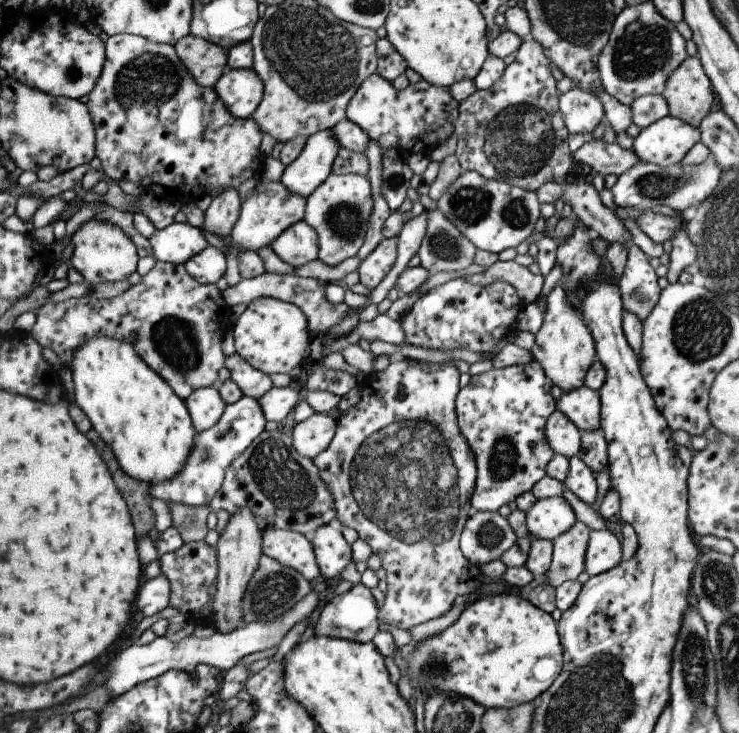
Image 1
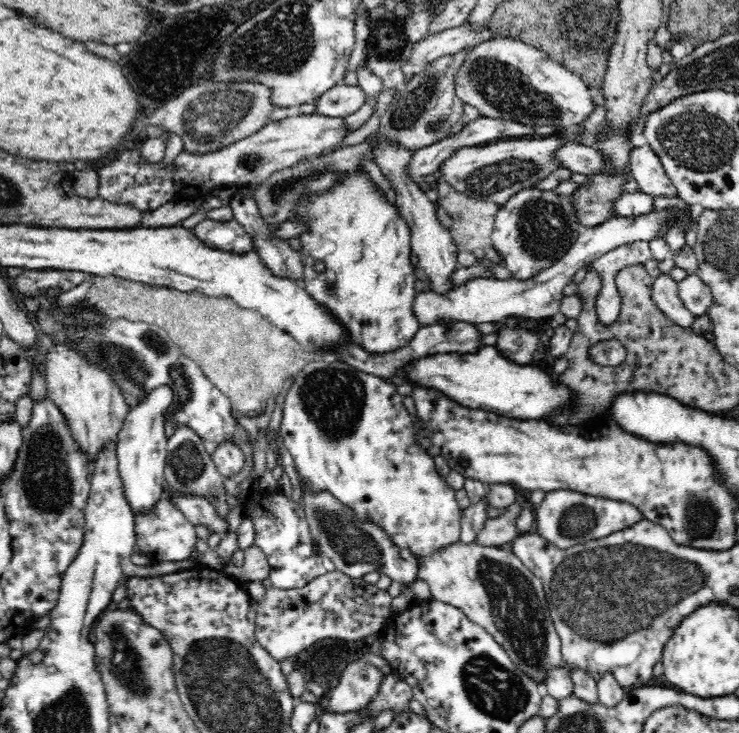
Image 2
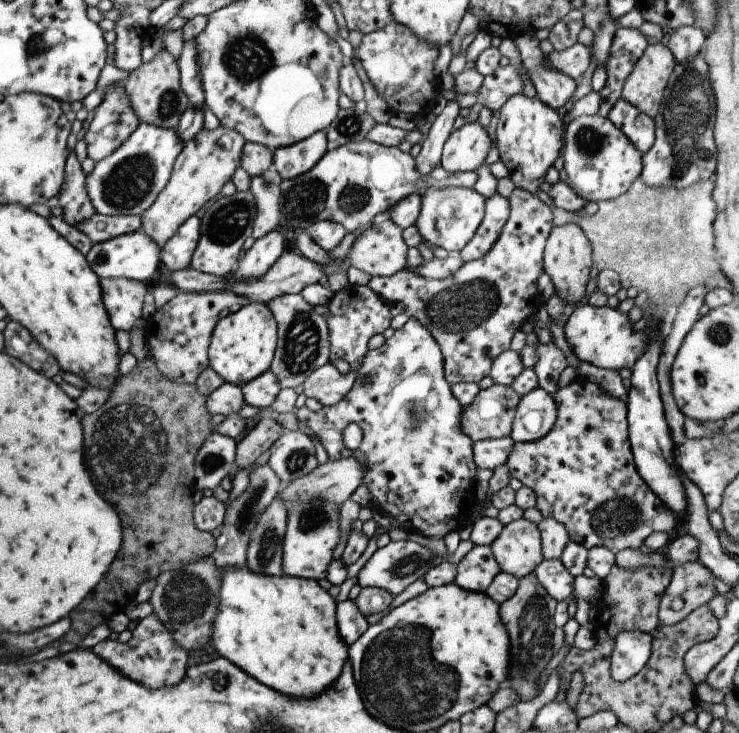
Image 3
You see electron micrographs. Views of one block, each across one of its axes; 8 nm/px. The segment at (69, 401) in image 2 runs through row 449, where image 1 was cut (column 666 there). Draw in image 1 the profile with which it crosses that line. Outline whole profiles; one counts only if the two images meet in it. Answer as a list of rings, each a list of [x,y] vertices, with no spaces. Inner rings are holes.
[[[685,57],[667,77],[661,93],[668,106],[667,115],[696,127],[707,116],[713,102],[709,85],[699,57]]]

